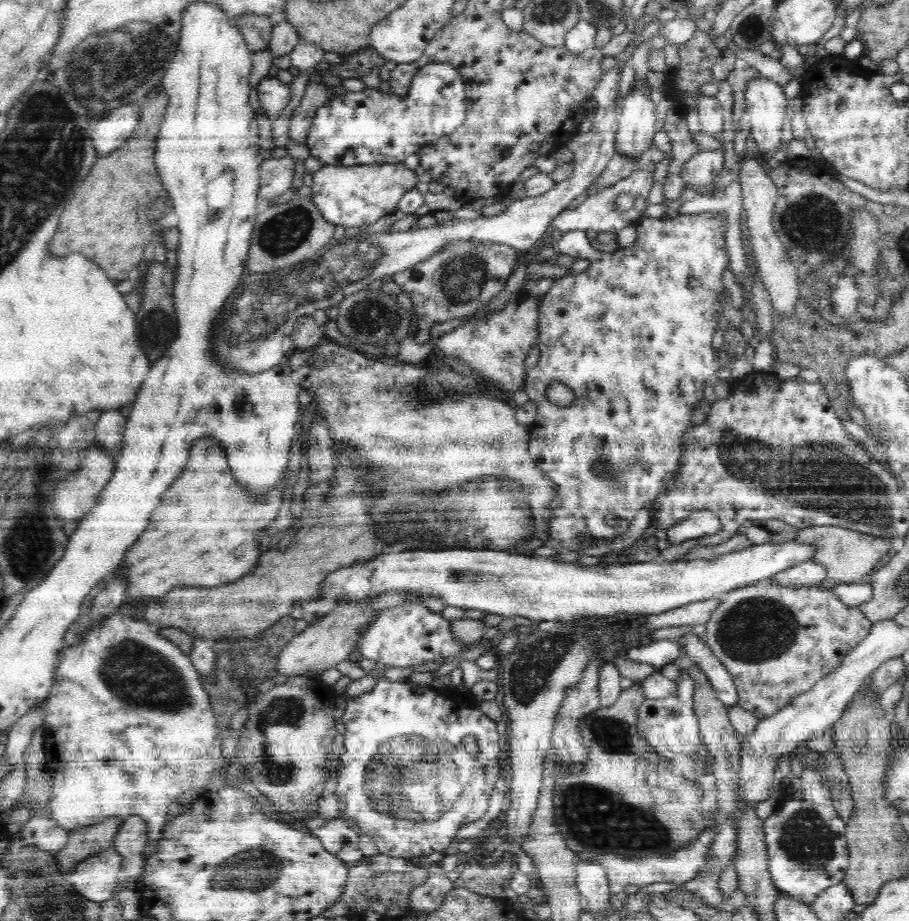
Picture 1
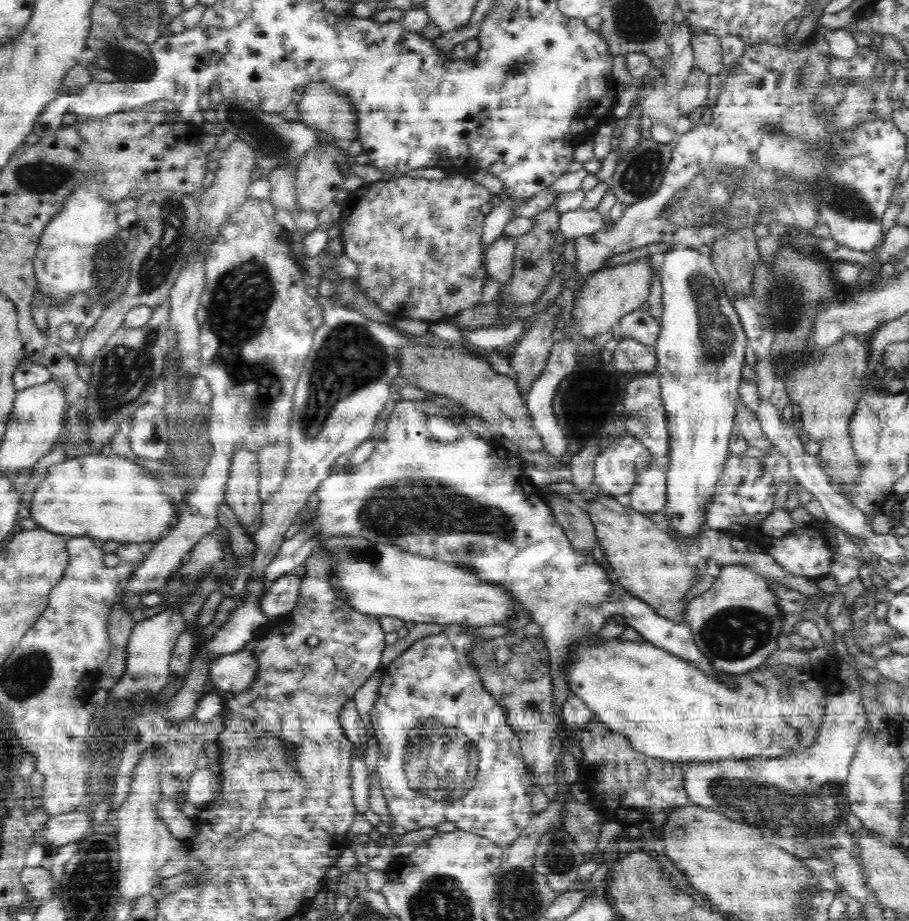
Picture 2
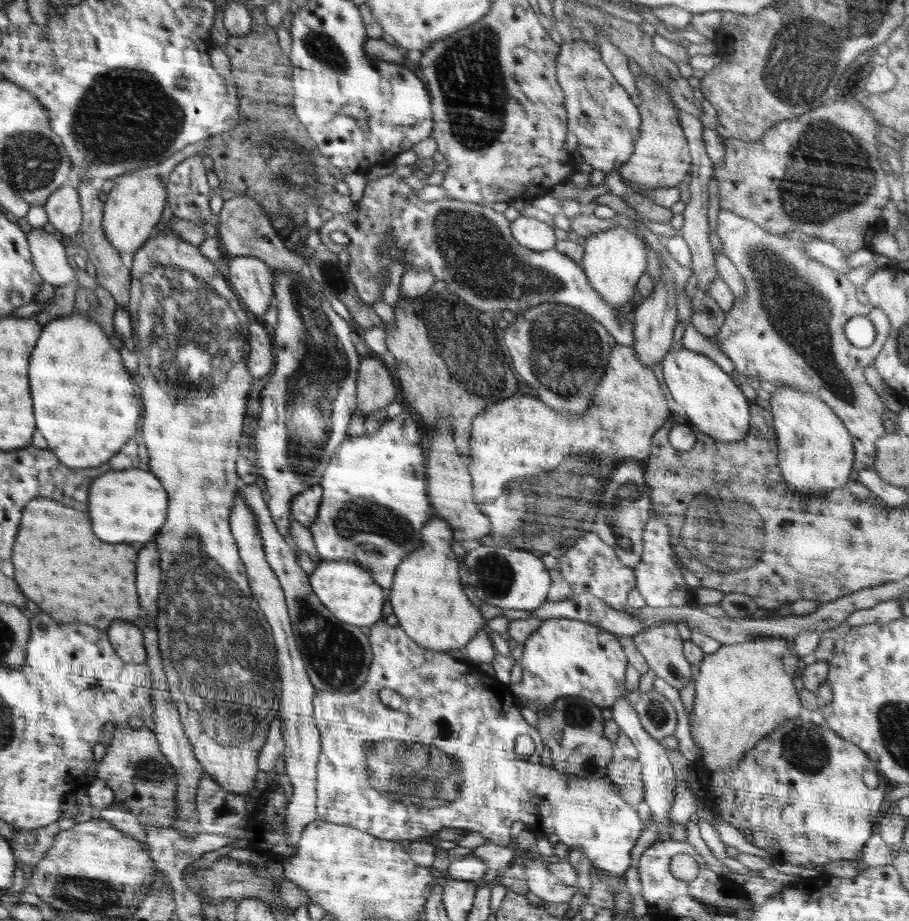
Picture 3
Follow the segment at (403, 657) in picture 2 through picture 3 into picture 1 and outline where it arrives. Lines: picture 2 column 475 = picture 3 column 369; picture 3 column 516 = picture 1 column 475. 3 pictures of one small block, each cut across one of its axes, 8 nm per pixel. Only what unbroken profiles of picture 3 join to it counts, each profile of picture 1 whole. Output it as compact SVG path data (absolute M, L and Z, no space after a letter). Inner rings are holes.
M383 677L378 679L370 692L352 698L347 702L346 712L341 718L345 724L345 732L343 733L344 753L338 756L341 767L339 767L339 771L333 780L336 782L335 795L340 802L340 816L345 820L354 820L361 836L365 839L368 837L373 839L380 853L390 857L402 857L407 861L415 856L428 856L432 852L442 853L455 840L456 834L462 826L466 826L466 824L470 824L470 822L474 822L486 814L490 794L492 794L494 784L500 776L500 766L505 761L505 756L498 747L498 740L503 738L500 734L502 728L496 728L498 725L487 715L484 715L477 703L478 700L472 695L472 692L464 696L459 694L455 688L446 688L442 692L436 692L433 688L414 687L414 684L408 679L404 682L391 682ZM468 735L477 738L479 753L470 754L464 749L462 738Z

